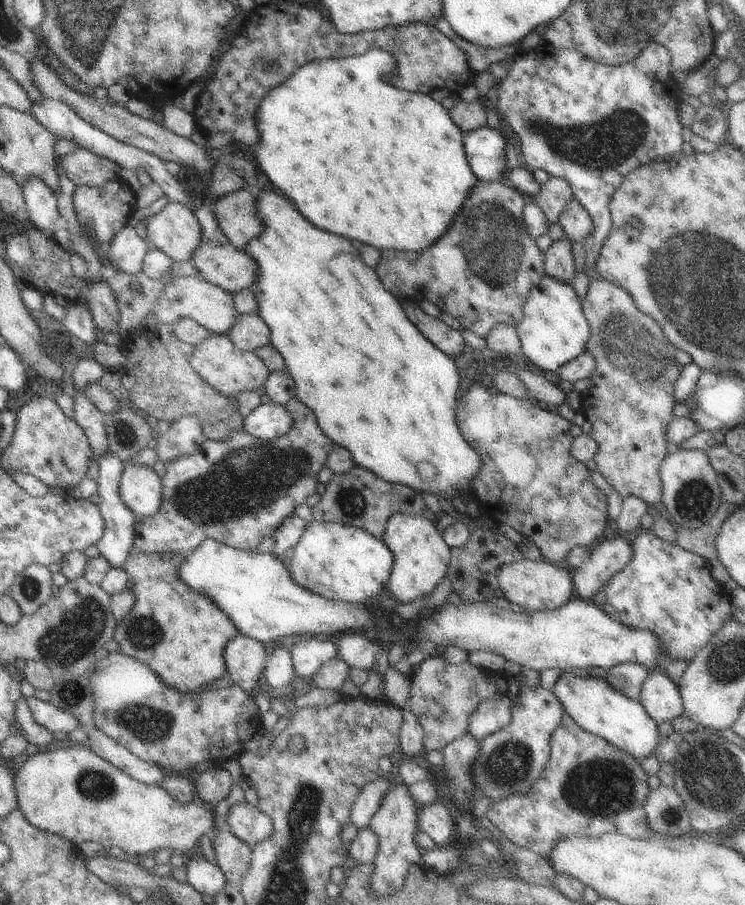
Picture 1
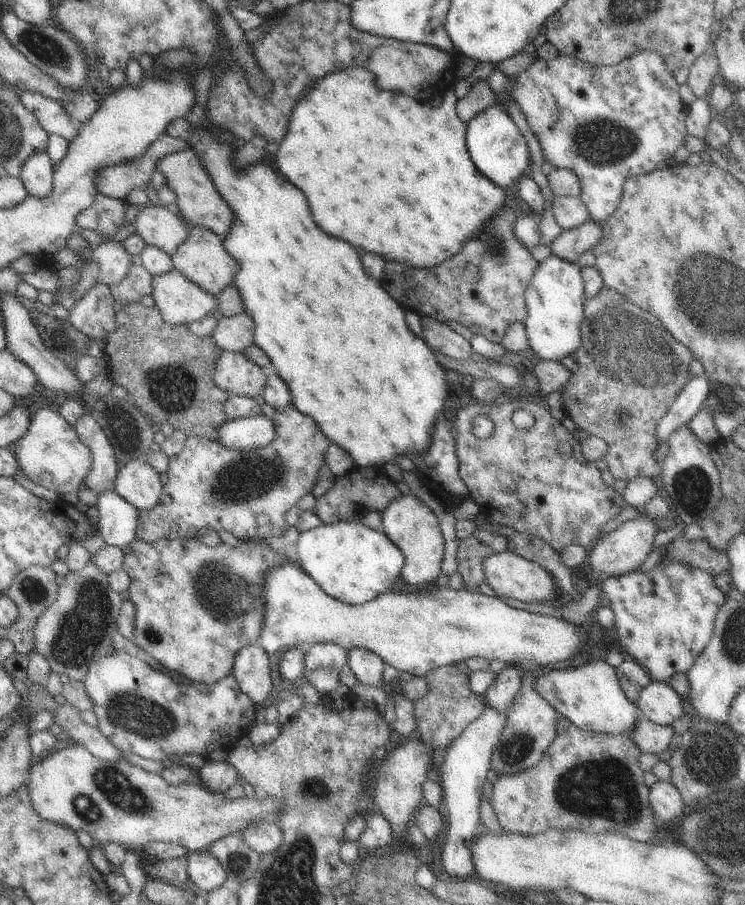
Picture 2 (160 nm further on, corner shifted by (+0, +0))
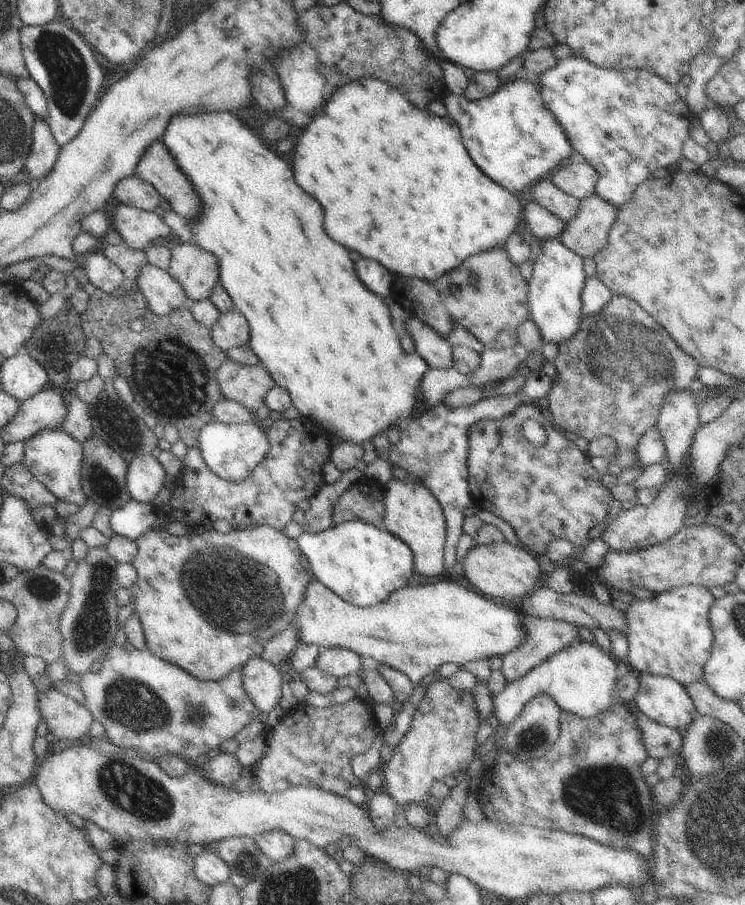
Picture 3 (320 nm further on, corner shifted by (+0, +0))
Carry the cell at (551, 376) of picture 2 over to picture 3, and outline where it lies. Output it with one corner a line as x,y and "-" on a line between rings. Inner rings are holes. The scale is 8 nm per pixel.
526,371
526,380
522,390
516,395
503,395
498,398
480,399
469,407
448,408
444,404
436,405
429,411
413,418
411,423
401,430
399,442
392,446
388,461
405,470
410,478
418,479
434,493
442,505
447,522
445,542
445,570
452,572
452,566
461,552
457,549
458,538
462,536
465,519
464,508
474,505
469,487
469,434
471,428
482,419
499,419
511,413
520,403
536,403
546,397
552,388
551,378
544,371

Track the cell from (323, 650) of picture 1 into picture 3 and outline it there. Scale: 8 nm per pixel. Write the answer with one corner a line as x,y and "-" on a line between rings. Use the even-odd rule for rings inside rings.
338,647
322,650
315,666
341,679
349,674
360,673
364,662
365,659
357,652

